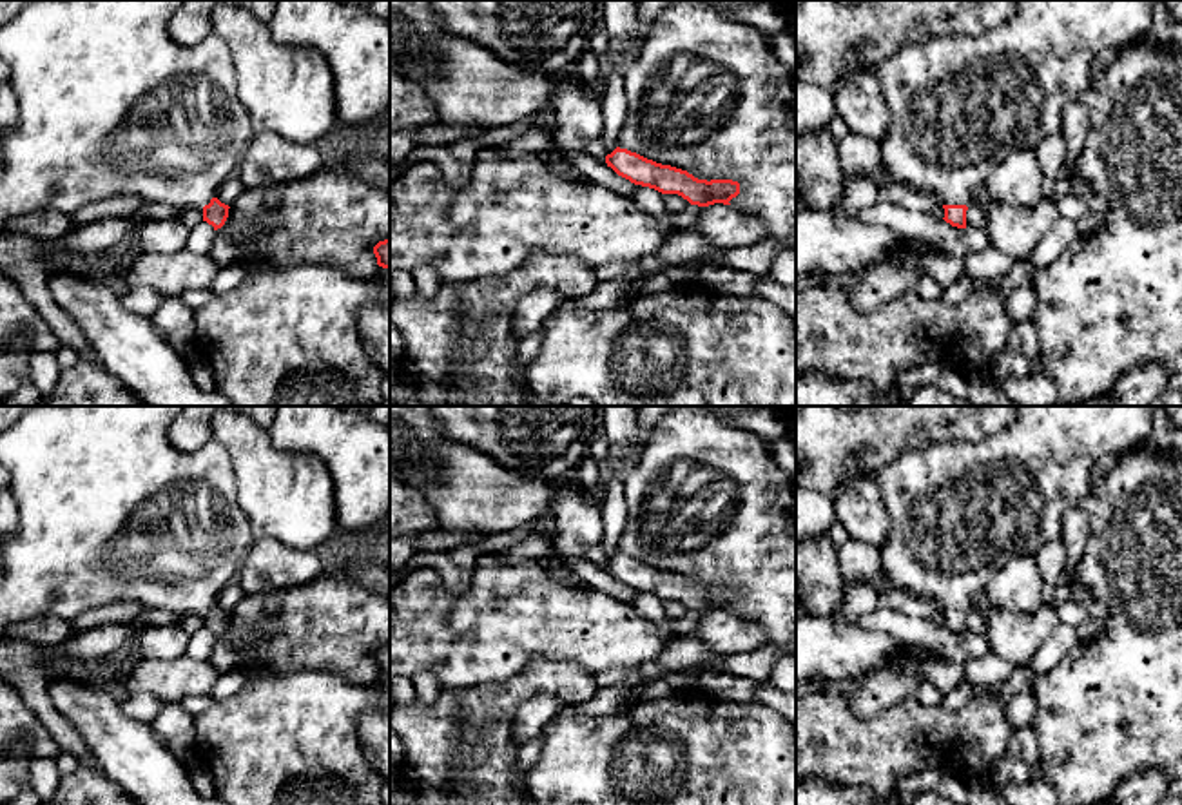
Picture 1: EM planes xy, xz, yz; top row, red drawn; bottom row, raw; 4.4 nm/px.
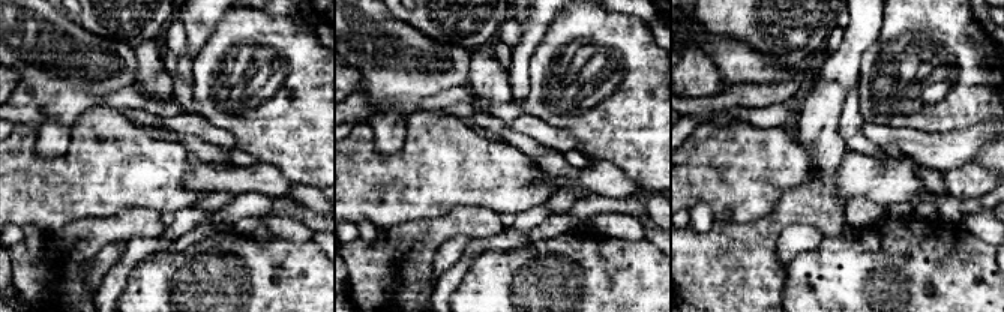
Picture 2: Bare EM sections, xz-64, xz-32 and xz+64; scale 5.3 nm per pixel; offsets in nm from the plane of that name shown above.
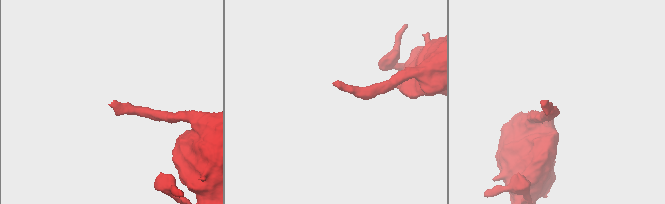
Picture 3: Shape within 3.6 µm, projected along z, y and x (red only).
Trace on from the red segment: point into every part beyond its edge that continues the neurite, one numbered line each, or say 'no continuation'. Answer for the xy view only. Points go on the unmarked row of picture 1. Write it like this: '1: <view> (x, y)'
1: xy (109, 510)

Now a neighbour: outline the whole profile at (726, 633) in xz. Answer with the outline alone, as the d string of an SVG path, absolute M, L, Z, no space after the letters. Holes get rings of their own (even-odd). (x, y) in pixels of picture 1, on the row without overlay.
M723 609L702 613L700 626L693 636L725 656L752 653L769 644L767 633L760 624L738 618Z

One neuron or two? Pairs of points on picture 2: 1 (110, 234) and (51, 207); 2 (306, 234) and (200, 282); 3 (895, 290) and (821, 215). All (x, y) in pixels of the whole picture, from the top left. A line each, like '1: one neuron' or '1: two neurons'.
1: two neurons
2: two neurons
3: two neurons

